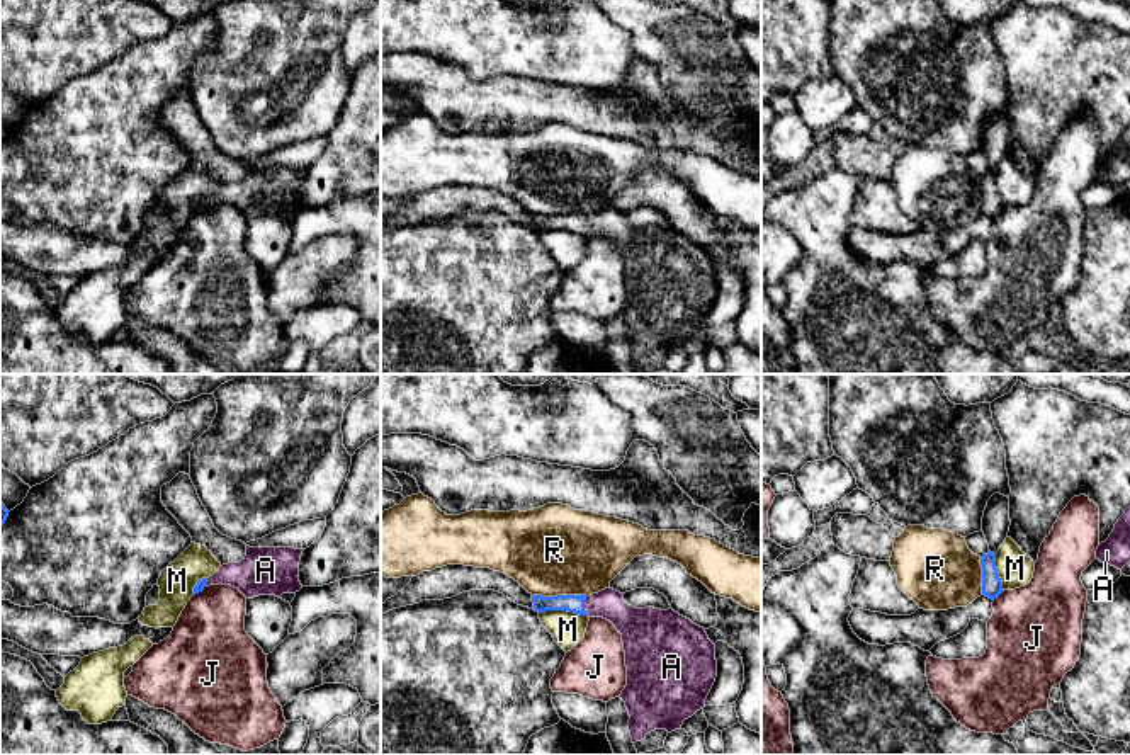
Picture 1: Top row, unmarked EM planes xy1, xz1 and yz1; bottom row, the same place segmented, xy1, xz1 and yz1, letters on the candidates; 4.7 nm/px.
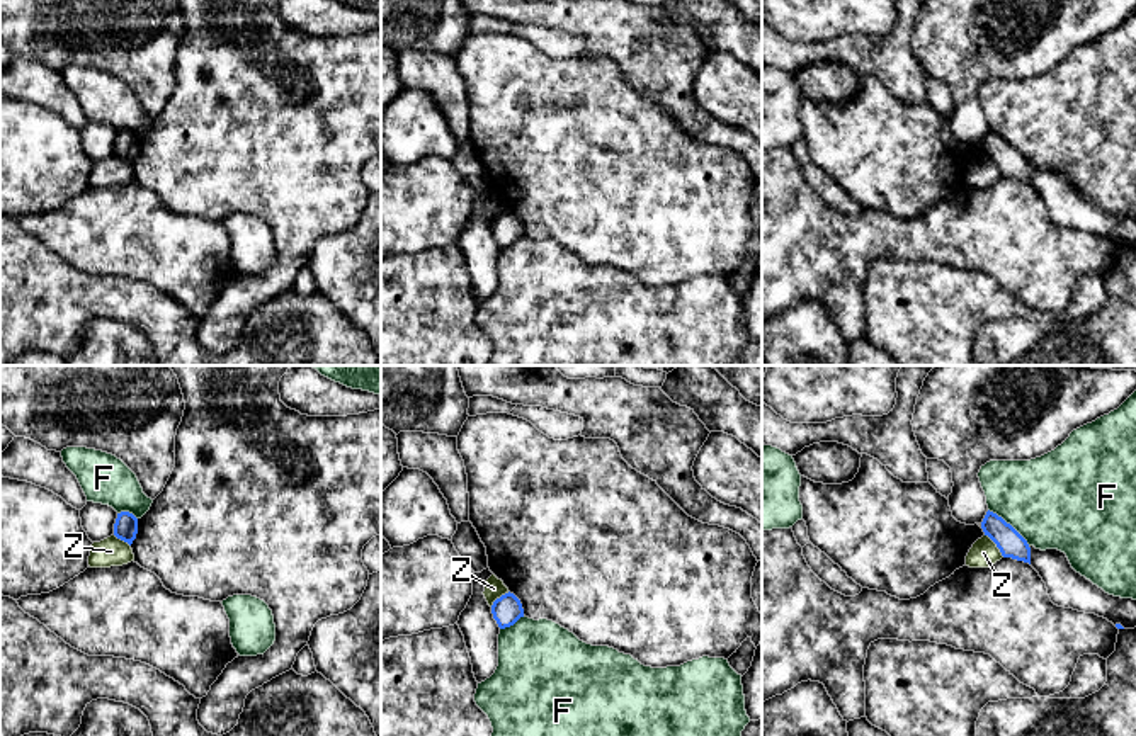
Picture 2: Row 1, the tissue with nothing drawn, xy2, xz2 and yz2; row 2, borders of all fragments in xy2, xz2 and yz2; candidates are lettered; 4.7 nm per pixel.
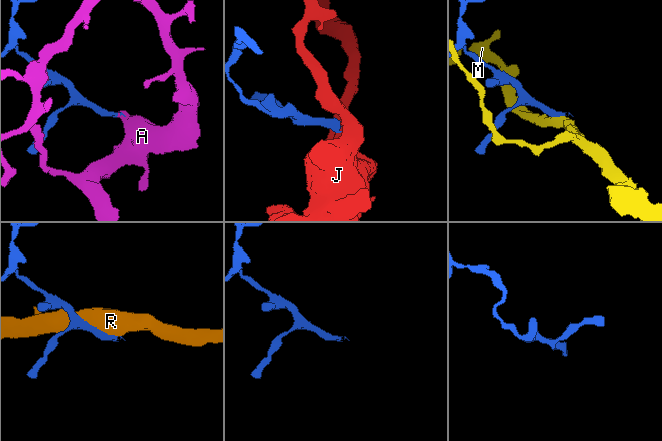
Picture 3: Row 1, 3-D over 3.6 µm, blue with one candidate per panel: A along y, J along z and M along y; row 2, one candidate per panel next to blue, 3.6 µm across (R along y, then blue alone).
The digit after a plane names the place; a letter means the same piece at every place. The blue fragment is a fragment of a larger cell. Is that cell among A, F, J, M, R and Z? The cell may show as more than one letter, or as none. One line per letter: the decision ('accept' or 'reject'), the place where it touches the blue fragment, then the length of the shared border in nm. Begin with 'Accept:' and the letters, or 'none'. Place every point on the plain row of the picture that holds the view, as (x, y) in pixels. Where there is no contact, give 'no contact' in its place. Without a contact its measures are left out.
Accept: A
A: accept; meets blue in xz1 at (583, 225); contact 90 nm long
F: reject; meets blue in yz2 at (1009, 143); contact 260 nm long
J: reject; meets blue in yz1 at (998, 215); contact 80 nm long
M: reject; meets blue in xz1 at (563, 228); contact 240 nm long
R: reject; meets blue in xz1 at (559, 215); contact 260 nm long
Z: reject; meets blue in yz2 at (997, 165); contact 140 nm long

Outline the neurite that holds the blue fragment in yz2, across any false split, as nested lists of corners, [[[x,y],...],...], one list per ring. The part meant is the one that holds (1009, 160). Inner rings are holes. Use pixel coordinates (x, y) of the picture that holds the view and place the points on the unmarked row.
[[[986,131],[981,148],[997,167],[1003,177],[1012,177],[1031,184],[1031,167],[1027,160],[1002,136],[993,131]]]

